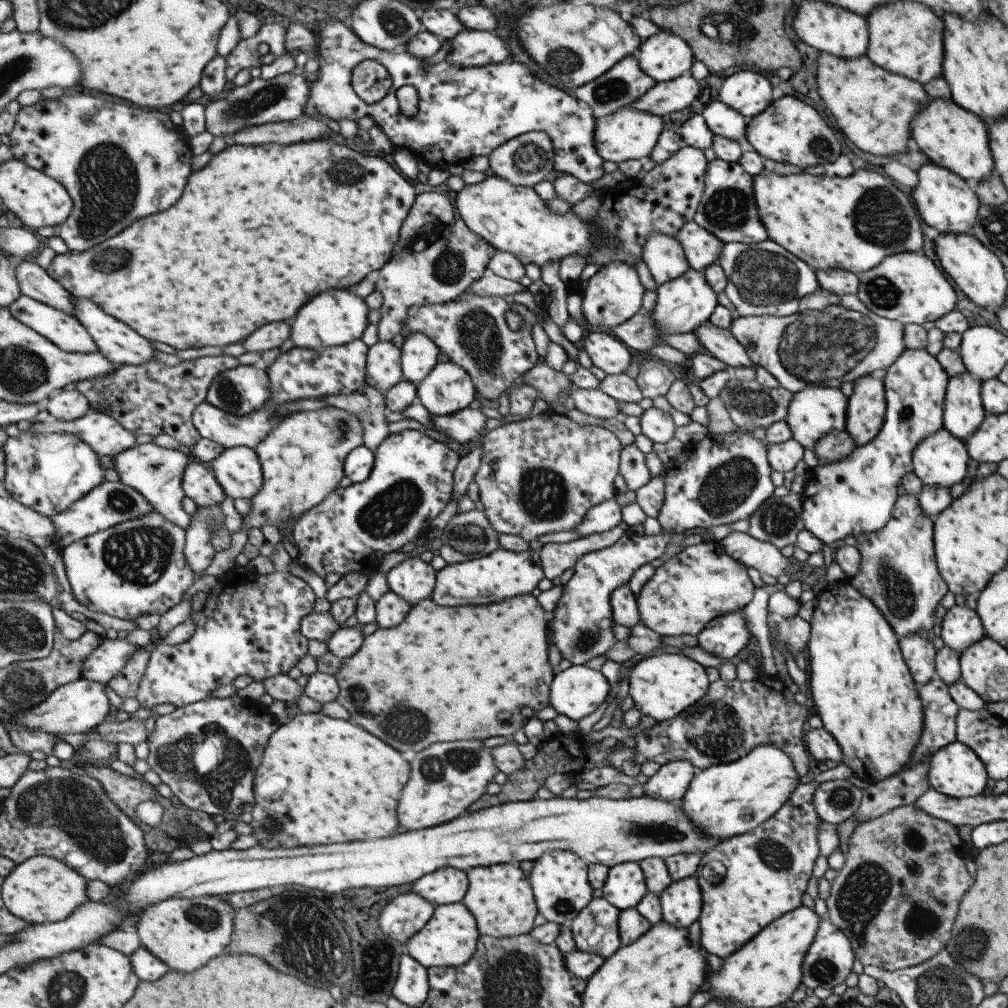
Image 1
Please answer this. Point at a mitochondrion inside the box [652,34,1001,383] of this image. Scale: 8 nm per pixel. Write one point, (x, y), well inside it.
(762, 278)

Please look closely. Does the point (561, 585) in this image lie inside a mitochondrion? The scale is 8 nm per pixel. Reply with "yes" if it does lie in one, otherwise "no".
no

